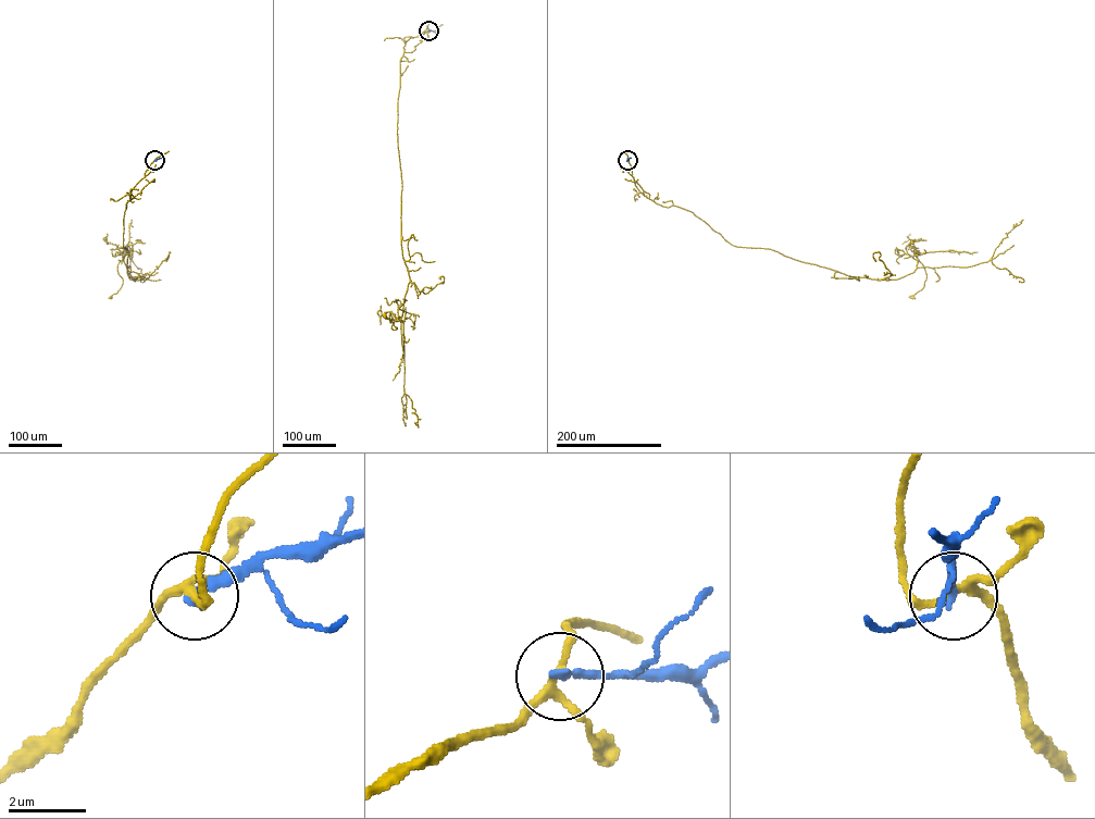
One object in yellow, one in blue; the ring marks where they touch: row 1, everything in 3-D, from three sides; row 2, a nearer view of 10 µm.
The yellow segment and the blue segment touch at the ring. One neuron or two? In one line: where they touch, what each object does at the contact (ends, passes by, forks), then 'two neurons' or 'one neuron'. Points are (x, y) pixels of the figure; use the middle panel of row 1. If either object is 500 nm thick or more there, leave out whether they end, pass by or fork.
at (428, 30); yellow forks there; blue ends there; two neurons

